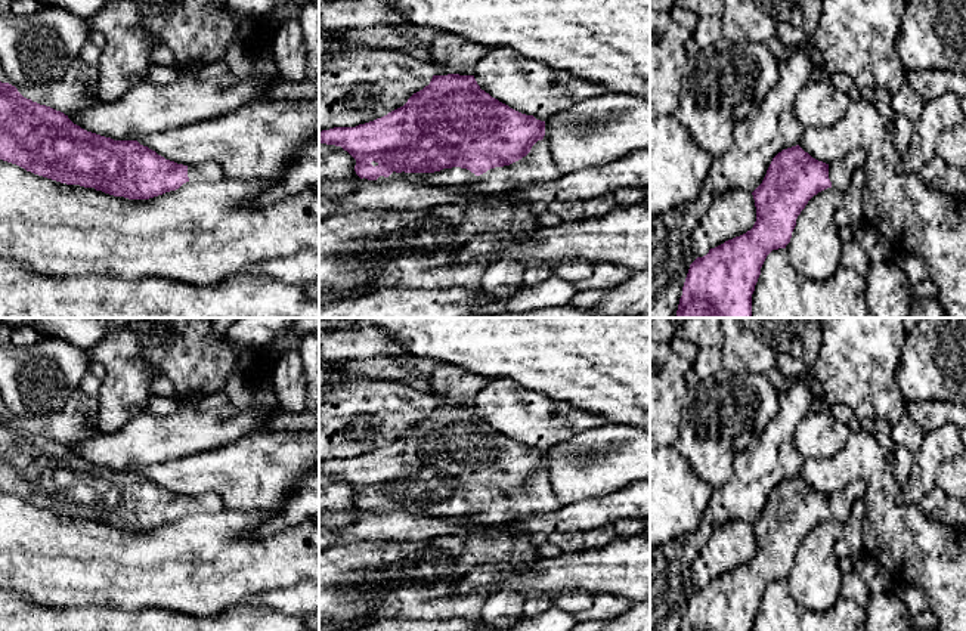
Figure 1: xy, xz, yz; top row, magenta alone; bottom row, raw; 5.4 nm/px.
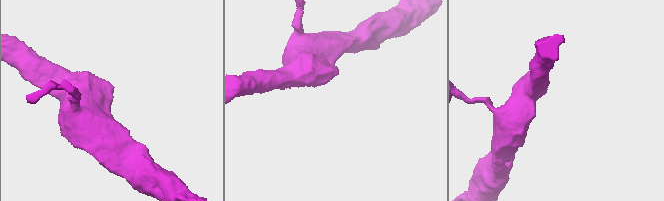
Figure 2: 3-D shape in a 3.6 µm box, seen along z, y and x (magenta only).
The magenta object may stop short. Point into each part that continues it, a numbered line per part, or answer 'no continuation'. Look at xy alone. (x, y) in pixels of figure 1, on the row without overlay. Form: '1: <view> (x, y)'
1: xy (209, 503)

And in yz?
1: yz (841, 503)

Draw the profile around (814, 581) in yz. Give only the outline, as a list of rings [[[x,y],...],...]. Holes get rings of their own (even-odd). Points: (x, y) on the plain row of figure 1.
[[[827,519],[814,526],[796,550],[786,587],[793,600],[814,613],[829,610],[840,597],[840,566],[835,551],[843,522]]]

